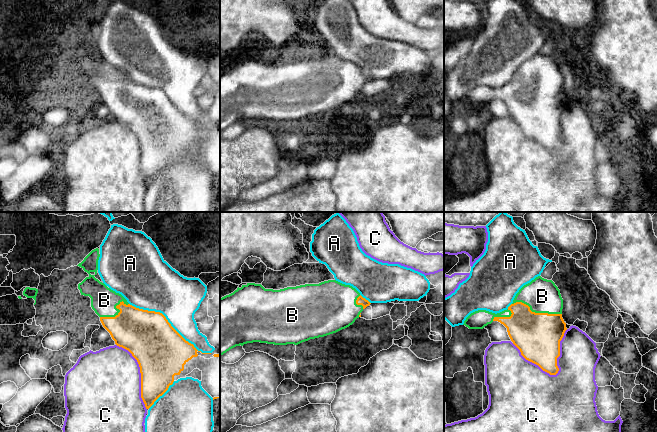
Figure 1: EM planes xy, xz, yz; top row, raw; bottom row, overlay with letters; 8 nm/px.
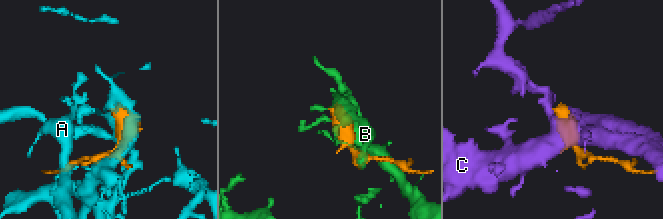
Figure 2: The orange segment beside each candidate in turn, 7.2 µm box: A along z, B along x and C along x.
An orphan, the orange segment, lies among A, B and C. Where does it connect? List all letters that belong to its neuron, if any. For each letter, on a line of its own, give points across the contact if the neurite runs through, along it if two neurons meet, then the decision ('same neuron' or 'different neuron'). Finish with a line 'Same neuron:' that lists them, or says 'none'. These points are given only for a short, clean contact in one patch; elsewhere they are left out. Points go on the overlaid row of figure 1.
A: different neuron
B: same neuron
C: different neuron
Same neuron: B

